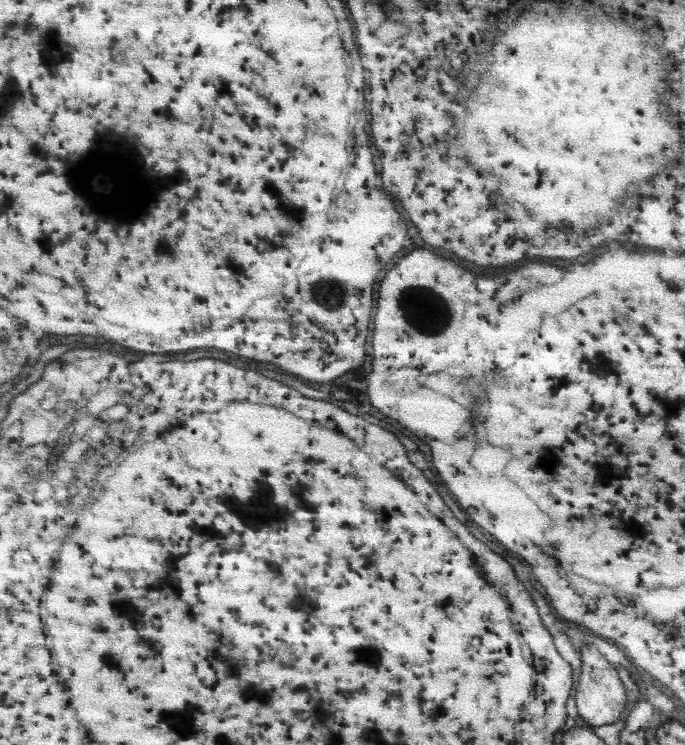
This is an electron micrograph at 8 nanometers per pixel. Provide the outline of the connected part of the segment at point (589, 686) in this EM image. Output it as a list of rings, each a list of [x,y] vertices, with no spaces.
[[[589,644],[581,648],[582,652],[582,675],[580,686],[575,694],[579,714],[592,728],[598,728],[608,724],[615,724],[622,718],[626,710],[628,694],[624,681],[611,661],[597,648],[596,644]]]

